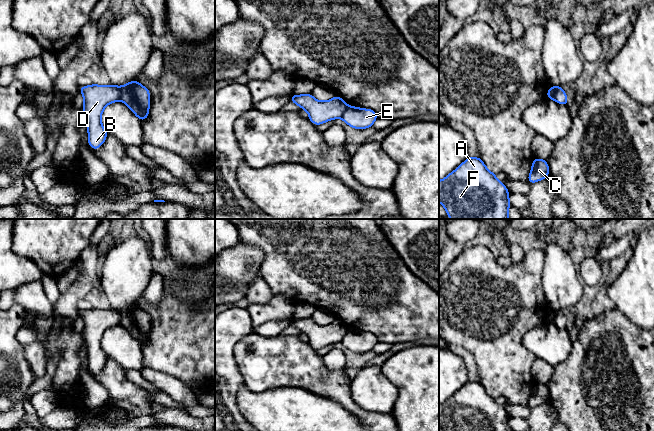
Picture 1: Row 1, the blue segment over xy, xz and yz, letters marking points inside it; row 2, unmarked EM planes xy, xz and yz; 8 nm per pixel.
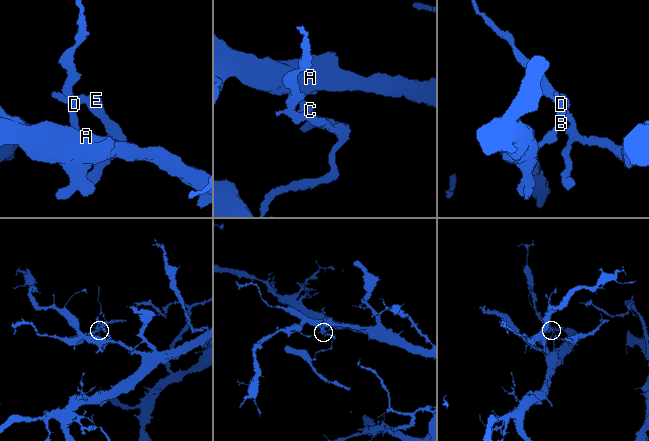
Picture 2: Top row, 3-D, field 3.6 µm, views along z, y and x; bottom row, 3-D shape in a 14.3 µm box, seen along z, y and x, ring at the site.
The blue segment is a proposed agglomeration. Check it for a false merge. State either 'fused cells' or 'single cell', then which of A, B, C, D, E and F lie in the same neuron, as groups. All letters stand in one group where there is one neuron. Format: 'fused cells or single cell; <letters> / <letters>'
fused cells; A B C D F / E

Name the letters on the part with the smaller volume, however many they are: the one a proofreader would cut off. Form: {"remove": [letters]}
{"remove": ["E"]}

